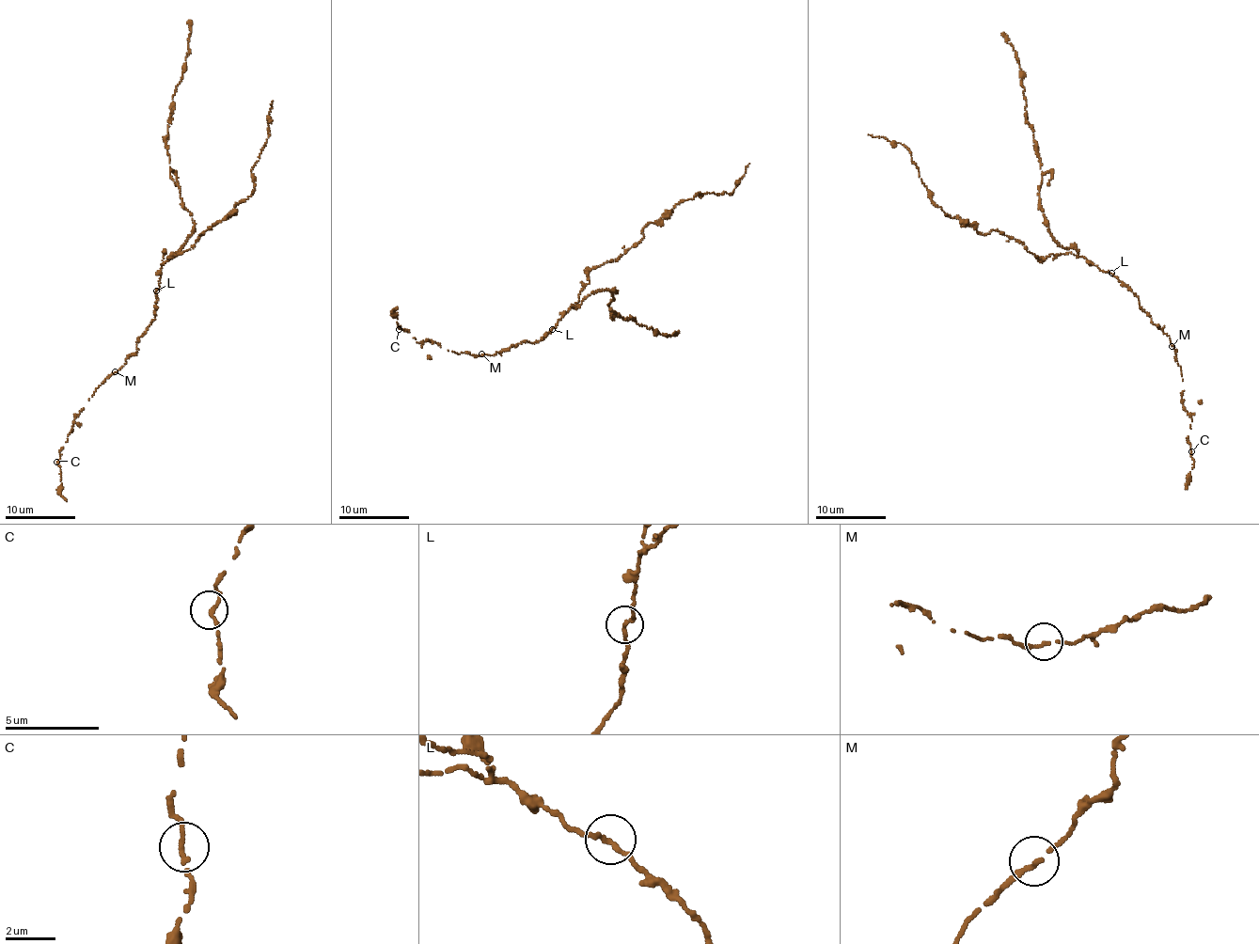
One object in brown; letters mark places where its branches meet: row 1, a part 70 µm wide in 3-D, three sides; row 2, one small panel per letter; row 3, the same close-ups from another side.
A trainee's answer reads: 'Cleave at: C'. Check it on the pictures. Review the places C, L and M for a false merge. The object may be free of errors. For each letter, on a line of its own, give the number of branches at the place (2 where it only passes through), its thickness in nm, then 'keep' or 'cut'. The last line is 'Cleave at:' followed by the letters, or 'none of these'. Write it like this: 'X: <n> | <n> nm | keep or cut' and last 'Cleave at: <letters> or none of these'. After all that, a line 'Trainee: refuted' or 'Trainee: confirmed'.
C: 2 | 190 nm | keep
L: 2 | 190 nm | keep
M: 2 | 190 nm | keep
Cleave at: none of these
Trainee: refuted

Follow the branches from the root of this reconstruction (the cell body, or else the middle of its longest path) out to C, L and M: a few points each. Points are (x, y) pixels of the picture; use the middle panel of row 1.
C: (568, 310), (542, 338), (511, 344), (490, 355), (457, 354), (428, 338), (417, 342), (409, 331), (399, 329)
L: (568, 310), (552, 329)
M: (568, 310), (550, 333), (534, 343), (525, 341), (492, 355), (481, 354)

